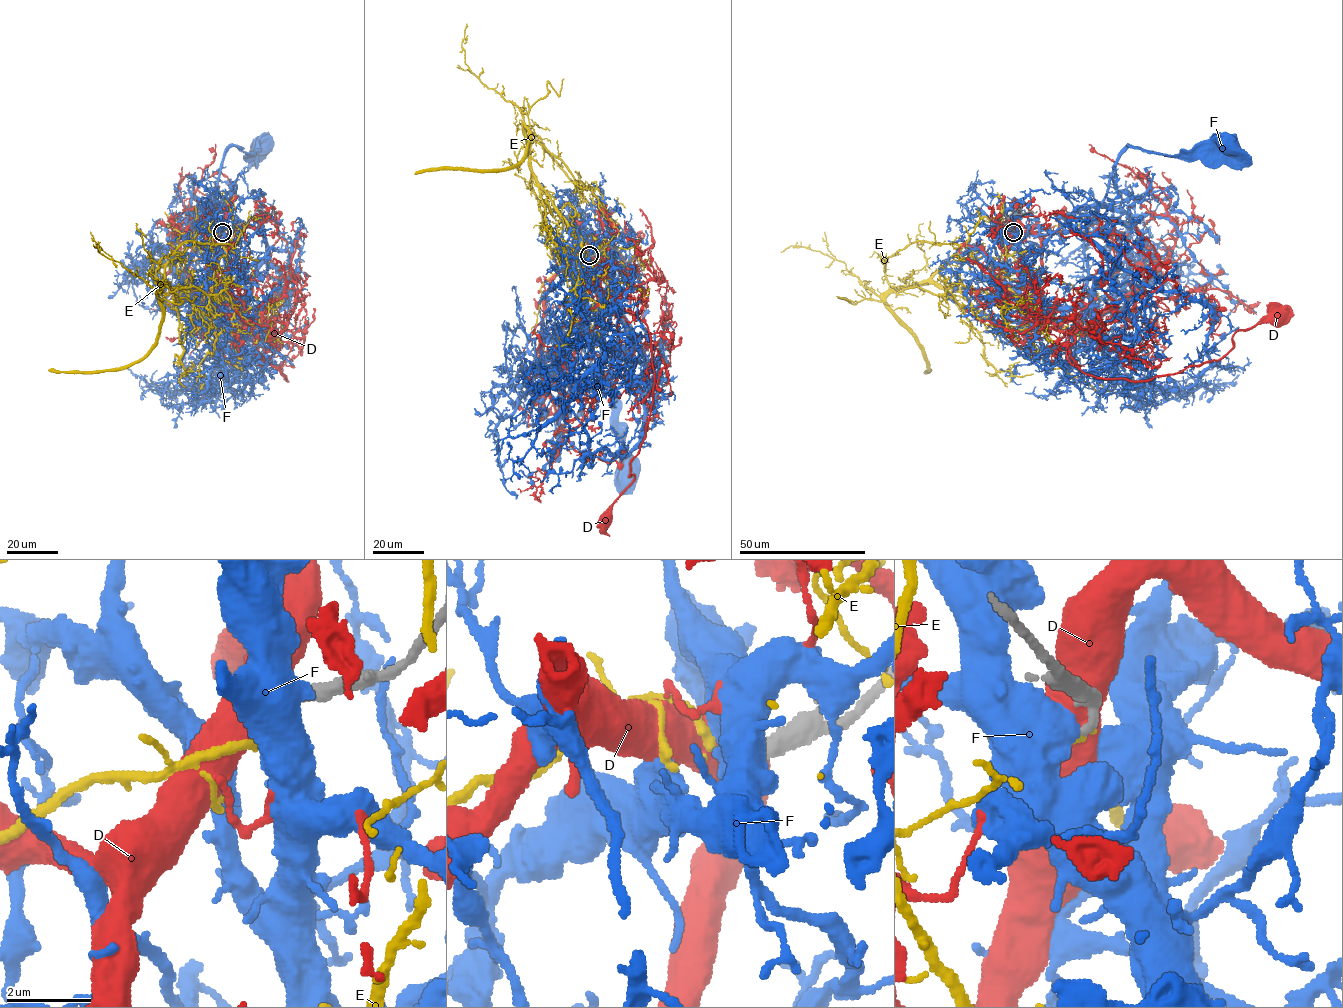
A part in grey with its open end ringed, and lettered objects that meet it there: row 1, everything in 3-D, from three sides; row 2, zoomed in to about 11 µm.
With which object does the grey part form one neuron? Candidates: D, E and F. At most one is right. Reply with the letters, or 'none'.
E

